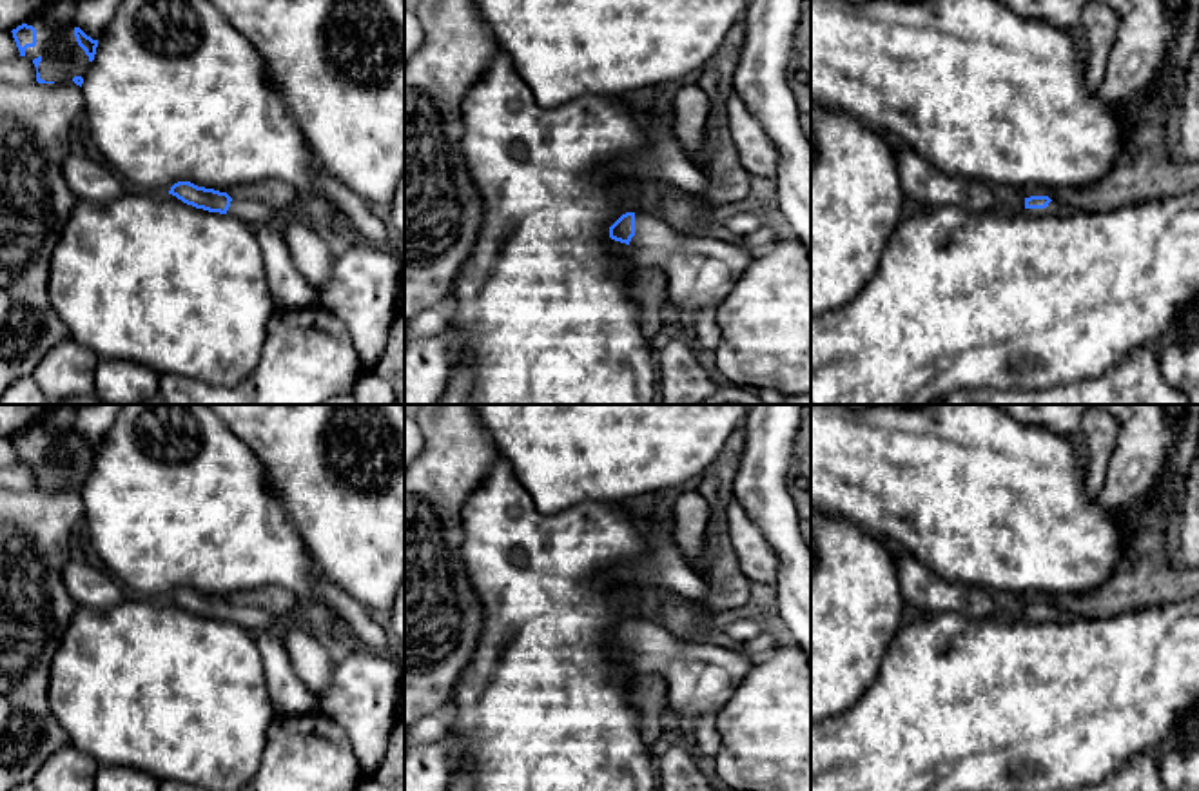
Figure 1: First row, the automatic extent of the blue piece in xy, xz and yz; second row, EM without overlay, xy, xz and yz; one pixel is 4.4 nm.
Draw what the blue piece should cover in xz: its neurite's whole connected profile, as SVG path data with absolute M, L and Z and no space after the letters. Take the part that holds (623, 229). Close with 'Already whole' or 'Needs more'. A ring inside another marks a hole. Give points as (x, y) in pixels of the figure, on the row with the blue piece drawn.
M649 209L622 214L611 227L609 238L629 247L629 256L637 263L660 267L669 276L668 316L689 323L698 312L716 308L716 305L735 288L740 276L755 258L731 238L720 232L702 236L680 236Z. Needs more

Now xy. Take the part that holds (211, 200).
M190 181L174 183L169 194L196 209L229 214L250 227L258 227L263 223L283 225L290 218L303 218L314 223L321 221L317 205L307 200L301 200L301 205L296 210L279 212L259 201L230 198L227 192L198 187Z. Needs more

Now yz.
M1048 196L1025 198L1025 212L1030 216L1068 216L1074 209Z. Needs more

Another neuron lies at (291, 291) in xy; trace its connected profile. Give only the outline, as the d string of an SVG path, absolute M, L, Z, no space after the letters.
M263 223L254 227L254 232L276 308L299 310L319 307L321 292L296 269L281 225Z

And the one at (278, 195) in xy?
M263 180L243 185L234 185L227 190L230 198L245 198L259 201L274 210L296 210L301 205L297 190L281 180Z

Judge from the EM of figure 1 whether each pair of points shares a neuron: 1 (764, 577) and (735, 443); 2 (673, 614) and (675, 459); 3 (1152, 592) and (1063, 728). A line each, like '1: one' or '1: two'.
1: two
2: two
3: two

